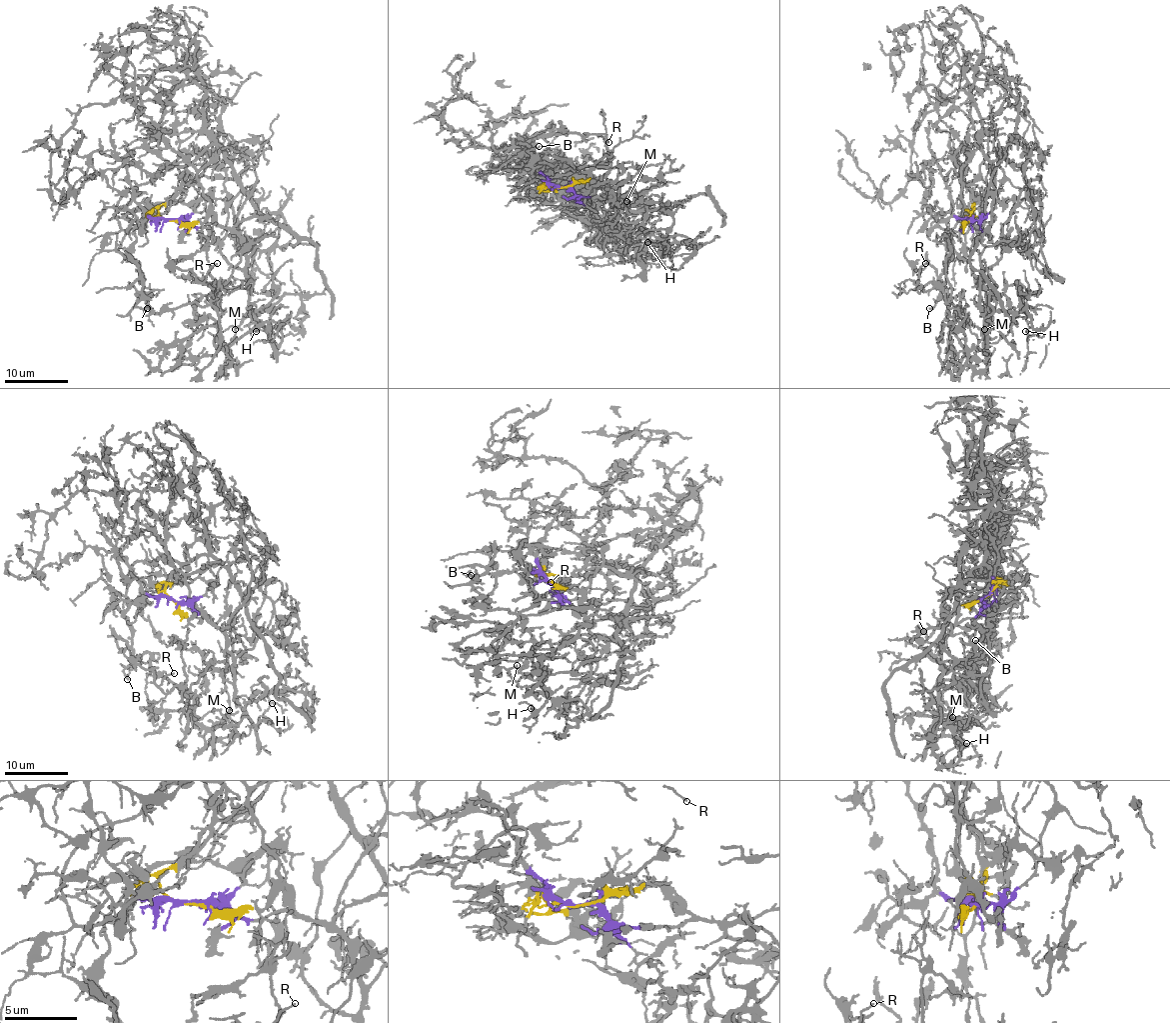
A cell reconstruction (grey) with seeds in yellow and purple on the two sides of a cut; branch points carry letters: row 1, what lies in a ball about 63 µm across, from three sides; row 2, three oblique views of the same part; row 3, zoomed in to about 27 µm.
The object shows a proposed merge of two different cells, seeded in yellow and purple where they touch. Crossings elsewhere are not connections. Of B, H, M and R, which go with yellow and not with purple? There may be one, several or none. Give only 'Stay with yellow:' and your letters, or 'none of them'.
Stay with yellow: none of them

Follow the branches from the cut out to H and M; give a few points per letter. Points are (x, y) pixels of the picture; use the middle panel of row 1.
H: (565, 187), (586, 196), (632, 193), (656, 201), (673, 218), (671, 228), (665, 234), (667, 245), (646, 242)
M: (565, 187), (586, 196), (638, 198), (626, 193), (614, 201), (579, 202), (576, 195), (608, 180), (626, 201)

